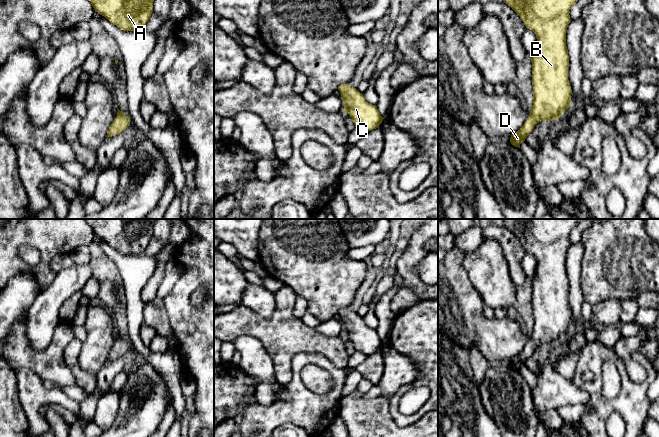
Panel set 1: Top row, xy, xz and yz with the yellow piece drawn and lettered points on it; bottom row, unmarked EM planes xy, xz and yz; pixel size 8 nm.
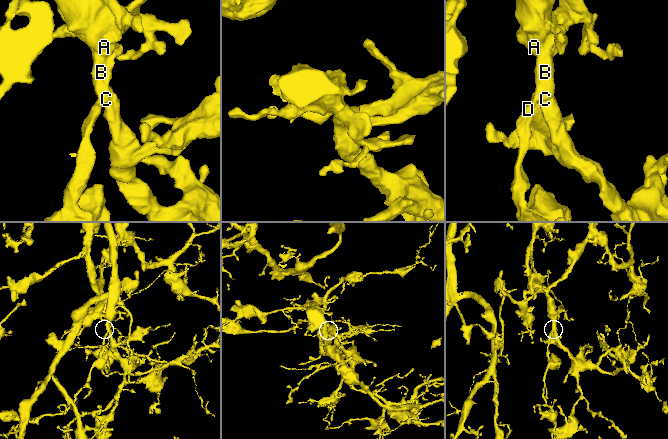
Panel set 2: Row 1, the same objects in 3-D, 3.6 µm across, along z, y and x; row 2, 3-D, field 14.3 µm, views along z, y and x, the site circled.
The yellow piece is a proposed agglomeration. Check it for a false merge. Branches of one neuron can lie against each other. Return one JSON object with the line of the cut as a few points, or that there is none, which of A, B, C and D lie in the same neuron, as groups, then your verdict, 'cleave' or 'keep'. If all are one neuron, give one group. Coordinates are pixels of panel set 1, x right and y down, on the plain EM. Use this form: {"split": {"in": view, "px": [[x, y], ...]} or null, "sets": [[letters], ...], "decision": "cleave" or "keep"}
{"split": null, "sets": [["A", "B", "C", "D"]], "decision": "keep"}

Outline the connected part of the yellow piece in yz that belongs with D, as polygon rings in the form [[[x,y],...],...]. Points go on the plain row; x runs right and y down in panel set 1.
[[[503,219],[510,230],[524,246],[527,253],[536,258],[536,272],[531,282],[533,329],[523,350],[510,361],[513,370],[520,368],[541,345],[552,345],[571,329],[572,313],[568,304],[569,280],[566,270],[566,254],[570,244],[570,233],[584,219]]]

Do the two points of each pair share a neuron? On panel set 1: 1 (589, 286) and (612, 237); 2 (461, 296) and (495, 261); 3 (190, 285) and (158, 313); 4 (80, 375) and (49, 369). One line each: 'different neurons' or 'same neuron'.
1: same neuron
2: different neurons
3: different neurons
4: different neurons

